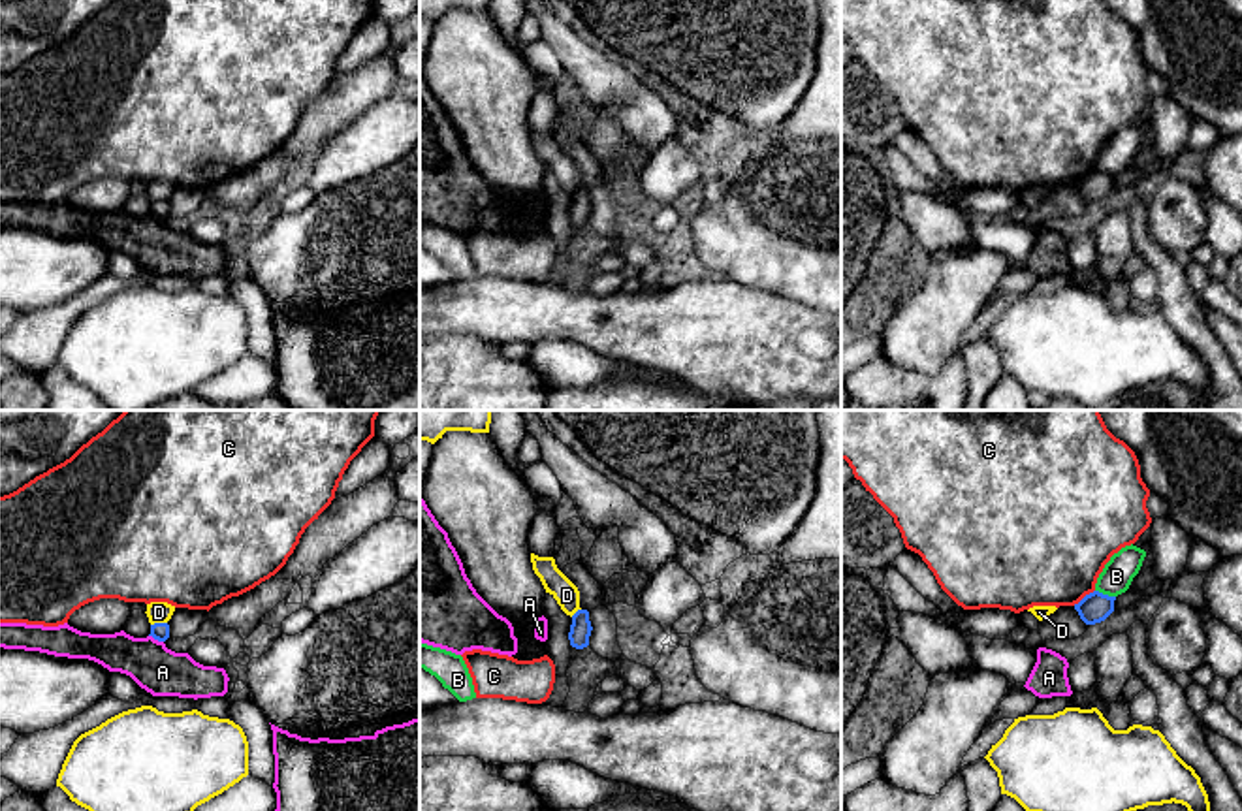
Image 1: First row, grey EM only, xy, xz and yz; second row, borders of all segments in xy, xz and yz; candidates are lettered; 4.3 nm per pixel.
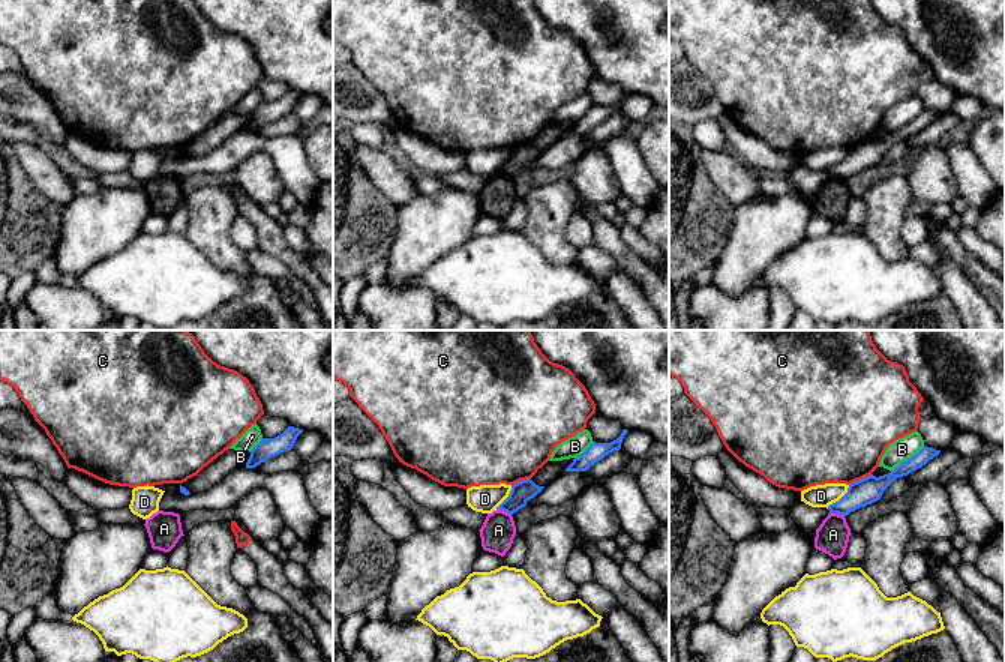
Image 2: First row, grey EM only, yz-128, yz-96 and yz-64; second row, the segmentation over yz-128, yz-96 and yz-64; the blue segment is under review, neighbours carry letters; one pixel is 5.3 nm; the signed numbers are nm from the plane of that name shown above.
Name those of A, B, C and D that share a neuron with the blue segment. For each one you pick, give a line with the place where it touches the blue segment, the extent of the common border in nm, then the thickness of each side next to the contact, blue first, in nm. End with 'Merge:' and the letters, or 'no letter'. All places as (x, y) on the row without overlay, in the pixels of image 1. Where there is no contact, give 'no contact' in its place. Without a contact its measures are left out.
Merge: no letter

